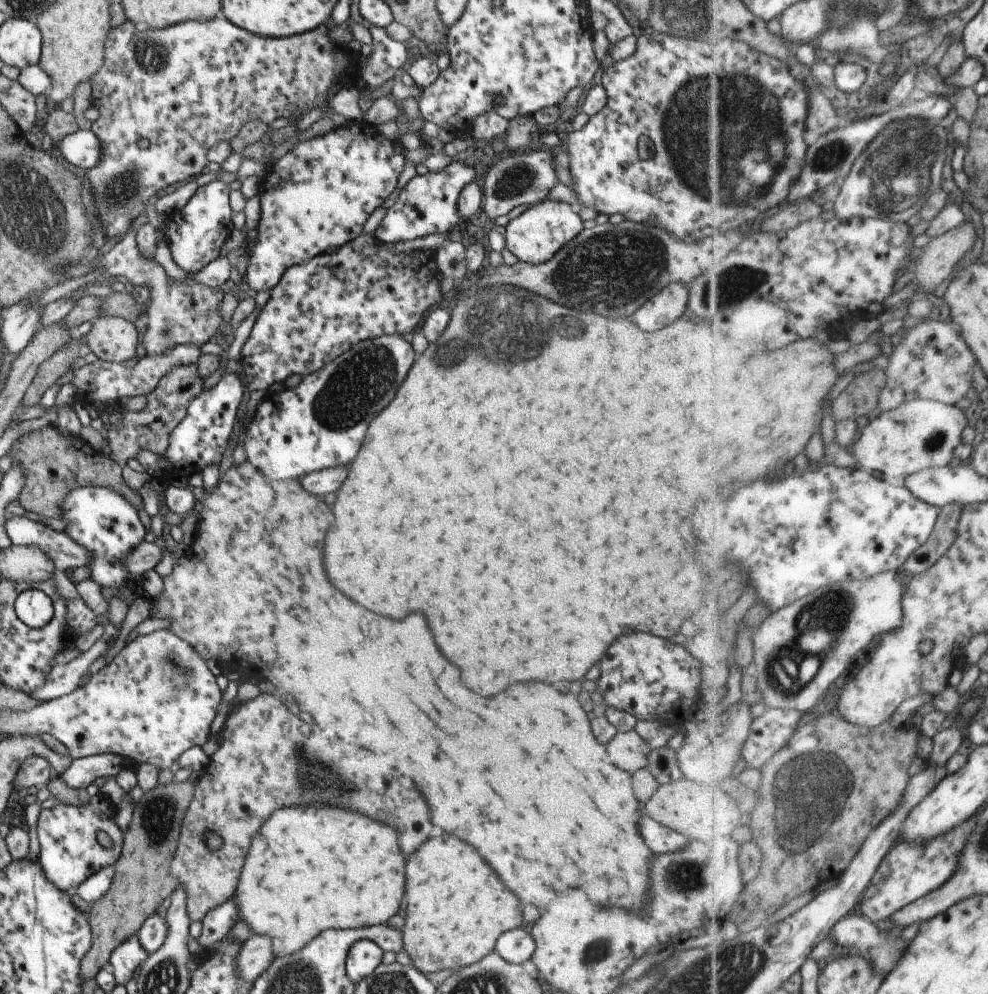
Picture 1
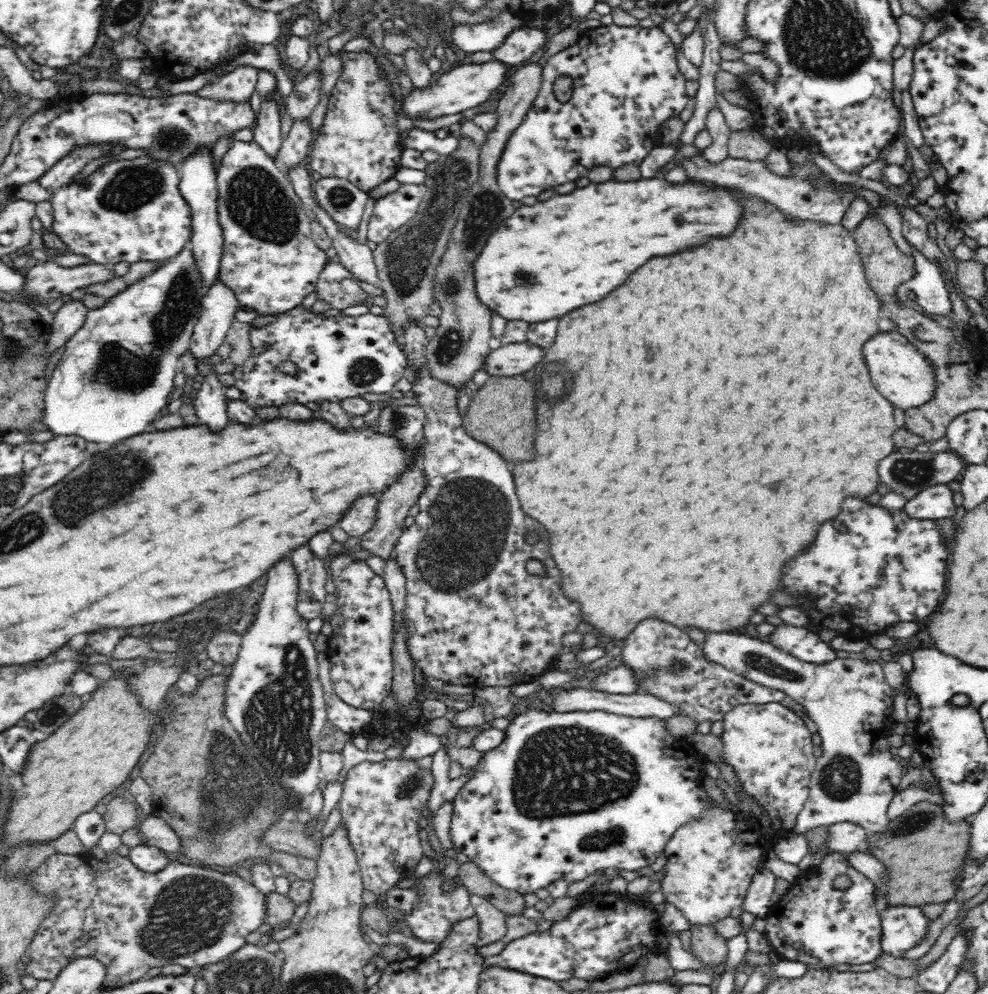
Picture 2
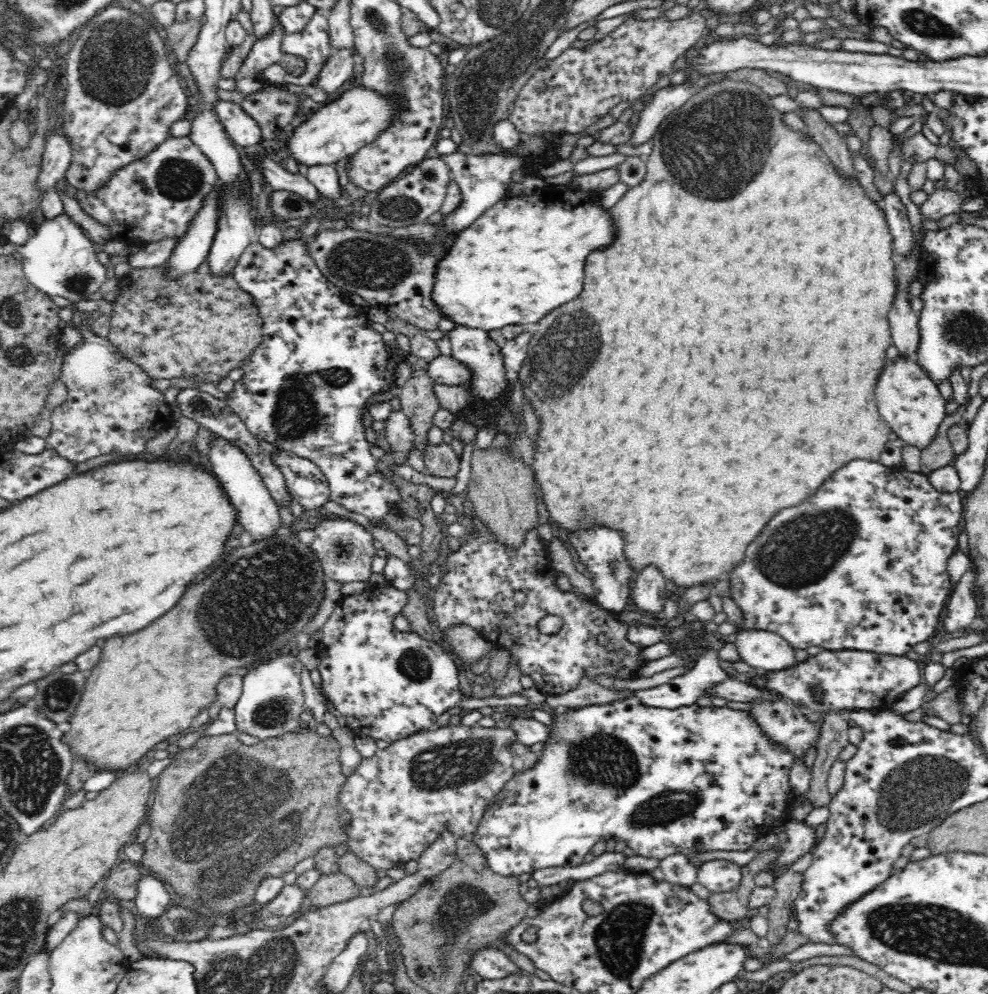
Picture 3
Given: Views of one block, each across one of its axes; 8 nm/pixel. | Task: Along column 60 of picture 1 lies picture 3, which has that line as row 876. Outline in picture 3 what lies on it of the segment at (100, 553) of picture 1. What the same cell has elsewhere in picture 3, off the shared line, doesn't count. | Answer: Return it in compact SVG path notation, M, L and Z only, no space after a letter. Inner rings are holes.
M634 695L614 700L610 704L594 704L557 711L552 716L548 731L550 734L544 742L538 762L532 768L515 772L514 776L502 786L497 796L494 796L495 800L482 814L476 830L468 836L469 840L482 849L488 866L498 875L518 877L520 874L532 874L543 868L580 866L584 856L592 850L596 842L600 840L607 842L609 839L624 840L634 854L656 858L659 861L676 852L686 855L707 850L748 851L756 838L773 832L774 826L791 817L790 813L798 797L788 783L788 773L794 764L794 755L788 753L782 746L772 745L746 711L714 706L703 708L696 703L675 709L656 708L642 704L642 701Z

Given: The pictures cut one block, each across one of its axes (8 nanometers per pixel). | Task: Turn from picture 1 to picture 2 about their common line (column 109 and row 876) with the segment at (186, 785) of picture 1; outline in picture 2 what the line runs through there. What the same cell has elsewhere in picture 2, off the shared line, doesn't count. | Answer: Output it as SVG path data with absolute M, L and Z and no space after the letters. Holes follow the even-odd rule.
M918 802L901 816L889 819L885 829L868 833L860 847L860 852L879 860L885 872L885 881L875 885L876 901L881 906L906 906L908 909L919 909L926 904L950 901L958 886L953 884L954 875L961 869L961 864L969 849L969 822L952 824L944 818L942 807L932 802Z

